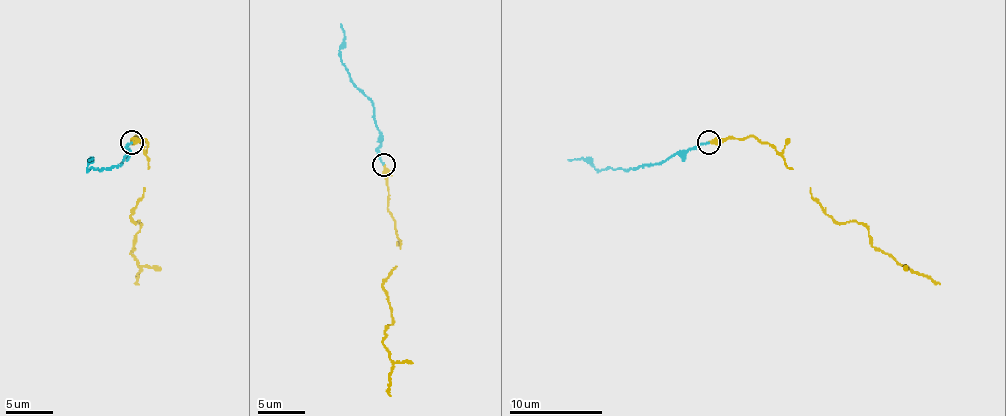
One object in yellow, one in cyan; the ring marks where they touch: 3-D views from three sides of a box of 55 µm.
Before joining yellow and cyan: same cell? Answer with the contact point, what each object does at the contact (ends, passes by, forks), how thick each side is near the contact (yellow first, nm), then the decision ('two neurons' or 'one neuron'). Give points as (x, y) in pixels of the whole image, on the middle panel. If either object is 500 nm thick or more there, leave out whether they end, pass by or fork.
place (384, 165); yellow passes by; cyan ends; calibres 280 and 160 nm; one neuron

